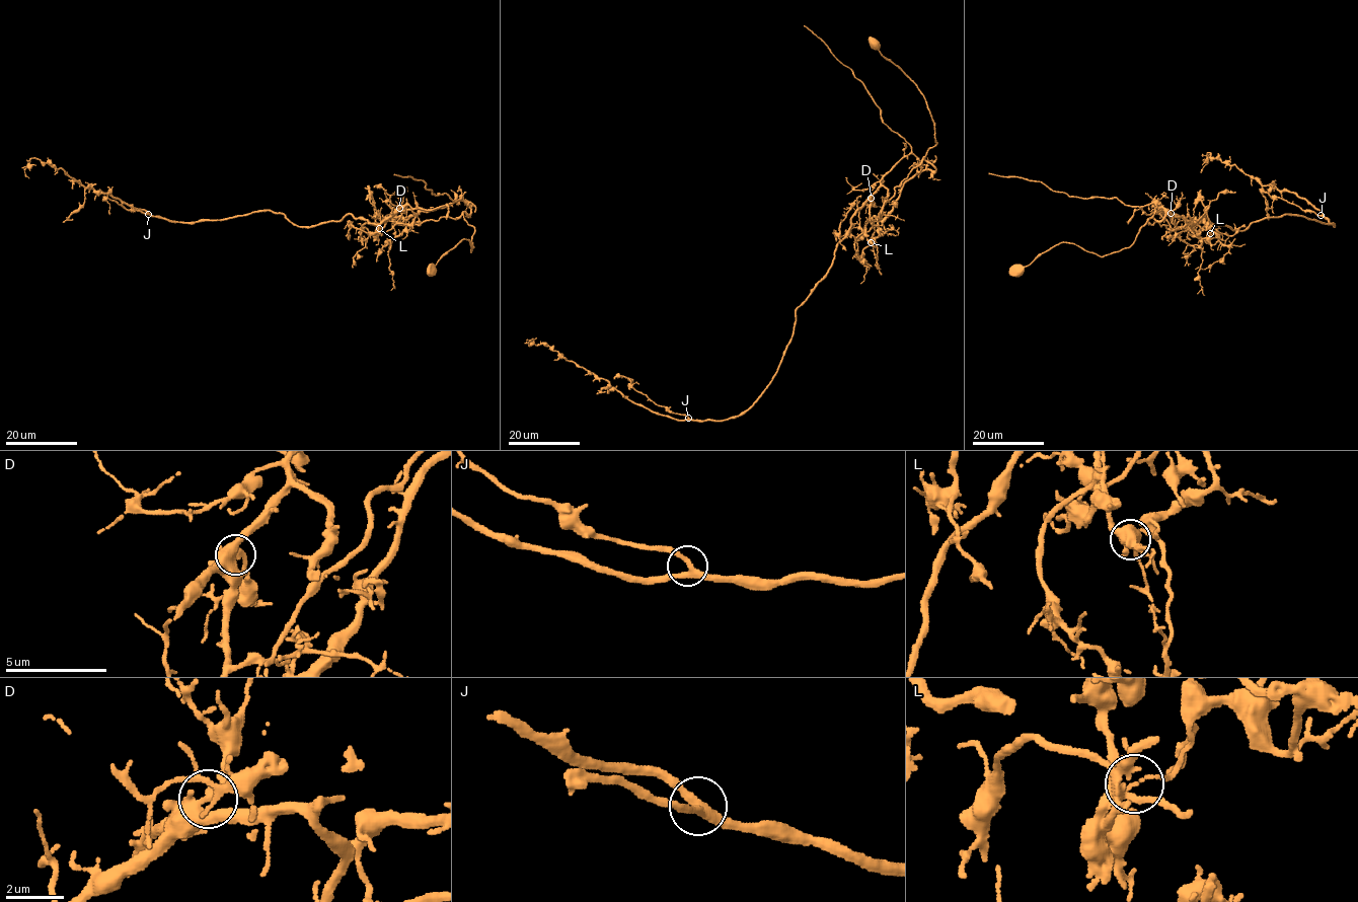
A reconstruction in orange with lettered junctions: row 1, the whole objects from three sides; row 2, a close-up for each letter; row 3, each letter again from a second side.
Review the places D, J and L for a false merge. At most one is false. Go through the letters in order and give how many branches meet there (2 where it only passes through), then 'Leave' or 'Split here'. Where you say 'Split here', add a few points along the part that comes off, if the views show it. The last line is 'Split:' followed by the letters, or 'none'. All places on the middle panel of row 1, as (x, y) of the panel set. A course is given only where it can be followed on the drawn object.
D: Branches: 2. Leave
J: Branches: 3. Leave
L: Branches: 2. Split here. Course of the part to remove: (871, 242), (884, 233), (883, 219), (905, 182), (935, 170), (924, 158), (937, 143), (925, 99), (871, 36)
Split: L

